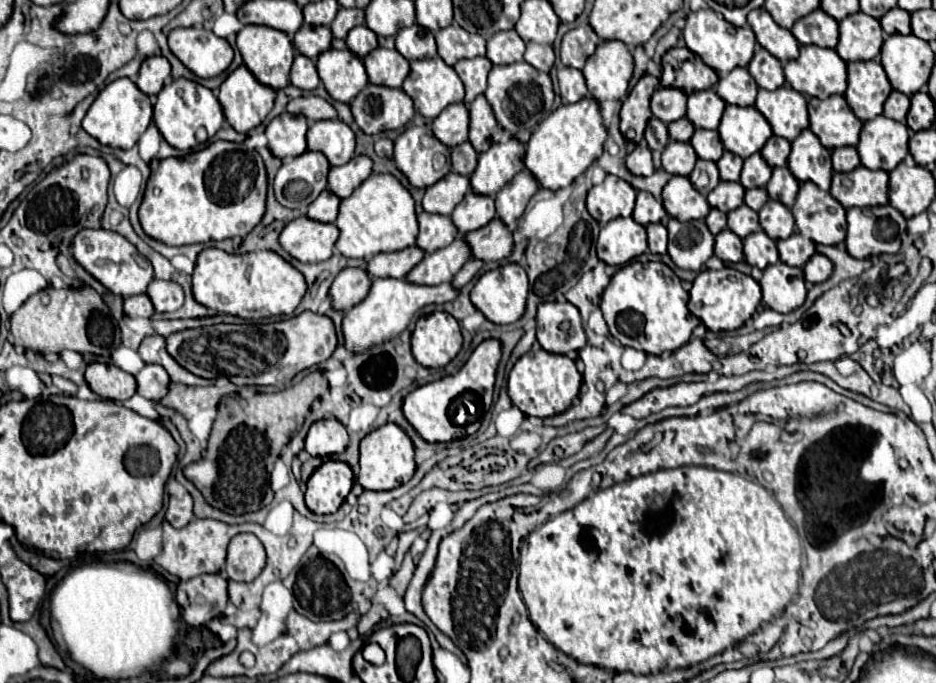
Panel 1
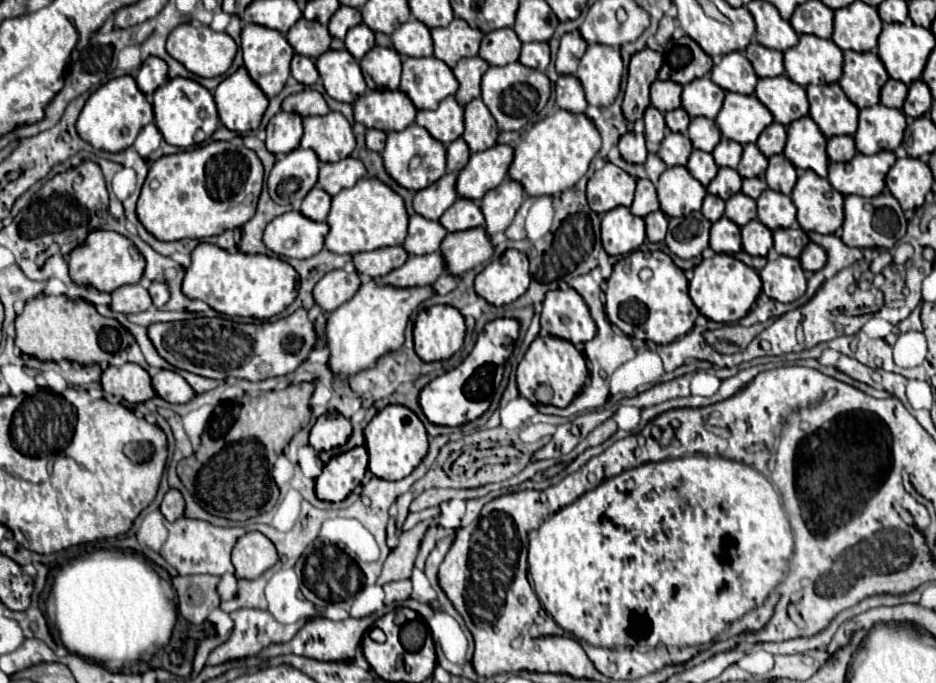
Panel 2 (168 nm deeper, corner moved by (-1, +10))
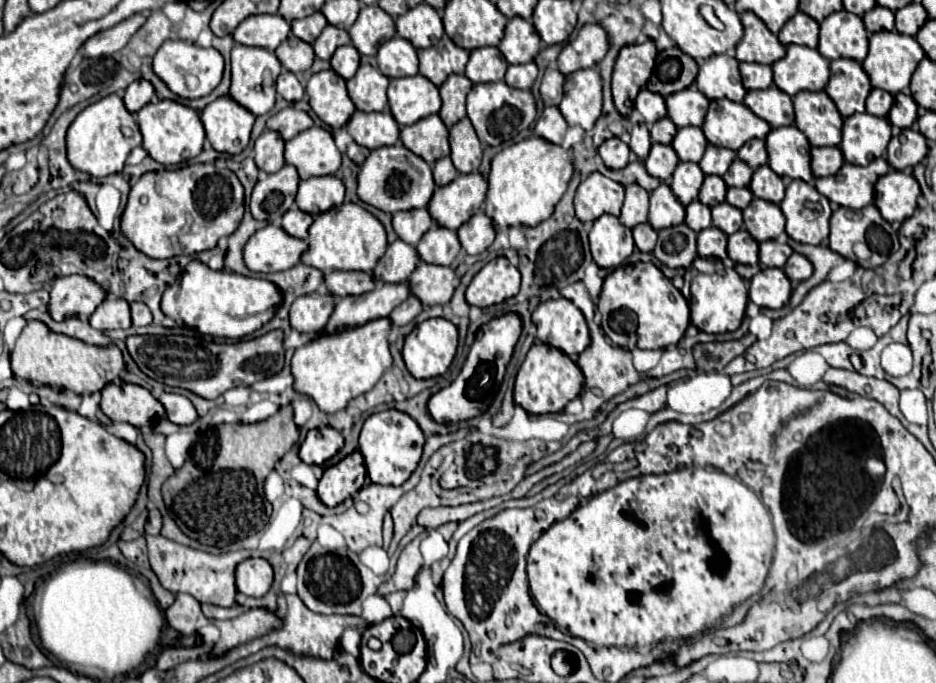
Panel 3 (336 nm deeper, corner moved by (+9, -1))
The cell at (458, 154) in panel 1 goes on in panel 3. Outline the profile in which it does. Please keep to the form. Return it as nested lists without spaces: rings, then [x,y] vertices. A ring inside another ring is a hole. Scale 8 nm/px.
[[[445,156],[445,158],[441,158],[441,160],[437,160],[433,164],[433,176],[435,176],[435,184],[437,186],[449,184],[457,176],[457,170],[455,170],[455,166],[453,166],[449,156]]]

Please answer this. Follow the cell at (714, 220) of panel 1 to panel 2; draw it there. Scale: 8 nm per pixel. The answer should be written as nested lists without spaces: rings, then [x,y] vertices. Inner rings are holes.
[[[705,195],[703,199],[703,215],[709,219],[709,221],[717,221],[723,217],[723,211],[725,211],[725,201],[723,199],[717,199],[717,195]]]

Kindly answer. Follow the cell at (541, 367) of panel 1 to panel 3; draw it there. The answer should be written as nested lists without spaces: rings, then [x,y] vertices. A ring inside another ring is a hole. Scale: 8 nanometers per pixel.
[[[535,342],[517,372],[513,398],[515,404],[519,404],[529,414],[557,414],[565,408],[569,400],[579,396],[581,388],[583,388],[583,372],[579,370],[579,366],[561,350],[547,346],[543,342]]]

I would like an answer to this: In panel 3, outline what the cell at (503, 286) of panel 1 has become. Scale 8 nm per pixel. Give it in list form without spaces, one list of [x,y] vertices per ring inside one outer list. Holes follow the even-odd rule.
[[[499,256],[483,266],[471,280],[471,284],[467,286],[467,302],[479,308],[501,304],[507,298],[517,296],[519,282],[519,270],[507,258]]]

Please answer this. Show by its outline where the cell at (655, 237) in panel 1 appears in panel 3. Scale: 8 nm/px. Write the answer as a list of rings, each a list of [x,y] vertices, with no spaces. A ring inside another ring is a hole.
[[[647,222],[639,224],[639,226],[633,228],[633,240],[635,240],[637,250],[641,250],[641,252],[653,252],[655,242],[657,242],[657,230],[651,228]]]

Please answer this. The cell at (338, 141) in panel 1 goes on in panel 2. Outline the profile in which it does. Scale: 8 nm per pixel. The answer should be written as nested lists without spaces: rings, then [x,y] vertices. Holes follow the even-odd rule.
[[[329,111],[321,117],[303,119],[301,147],[315,151],[323,163],[335,163],[351,155],[355,149],[355,137],[345,117],[337,111]]]

